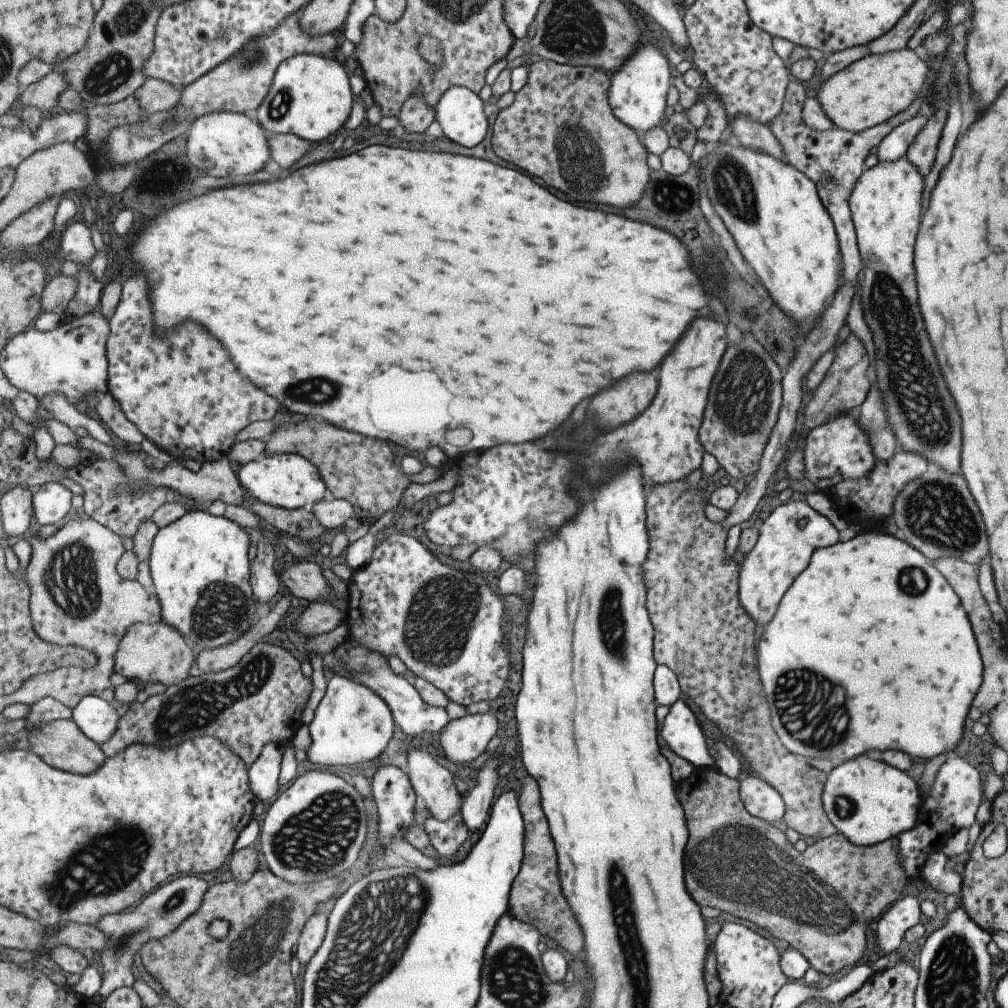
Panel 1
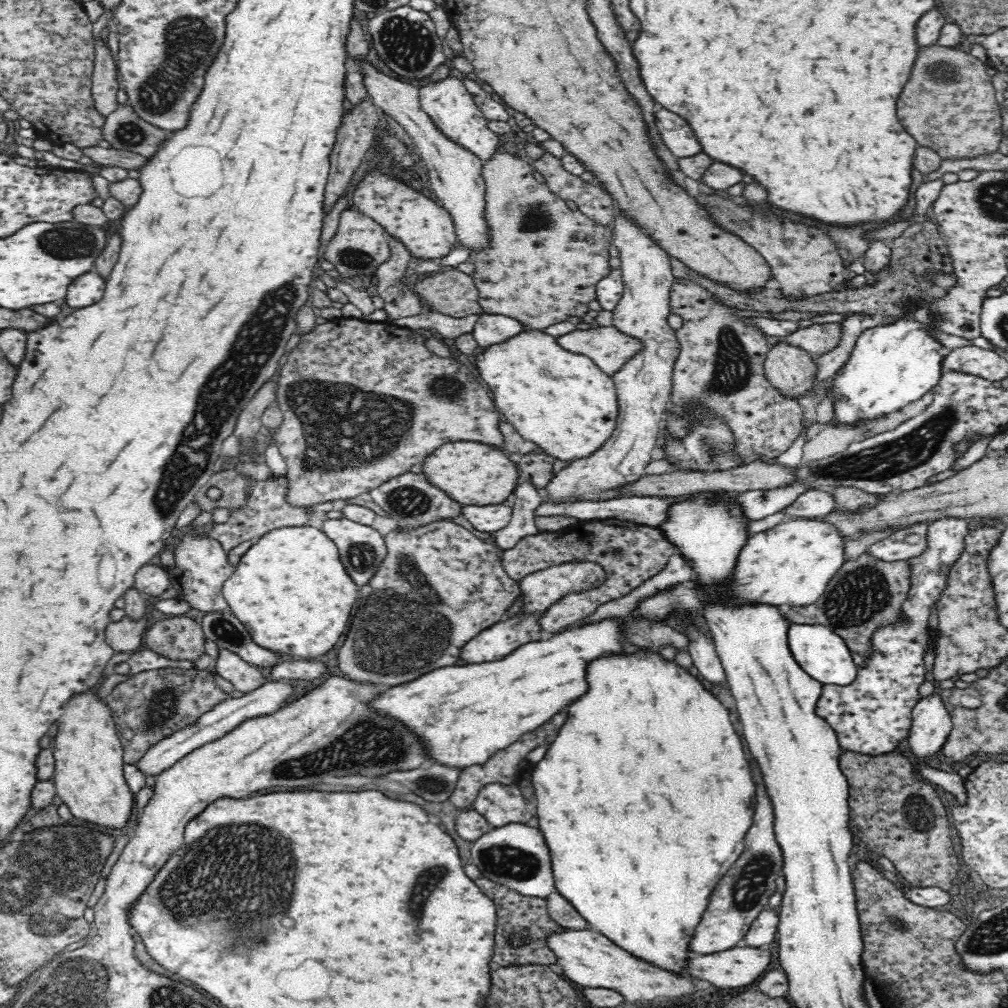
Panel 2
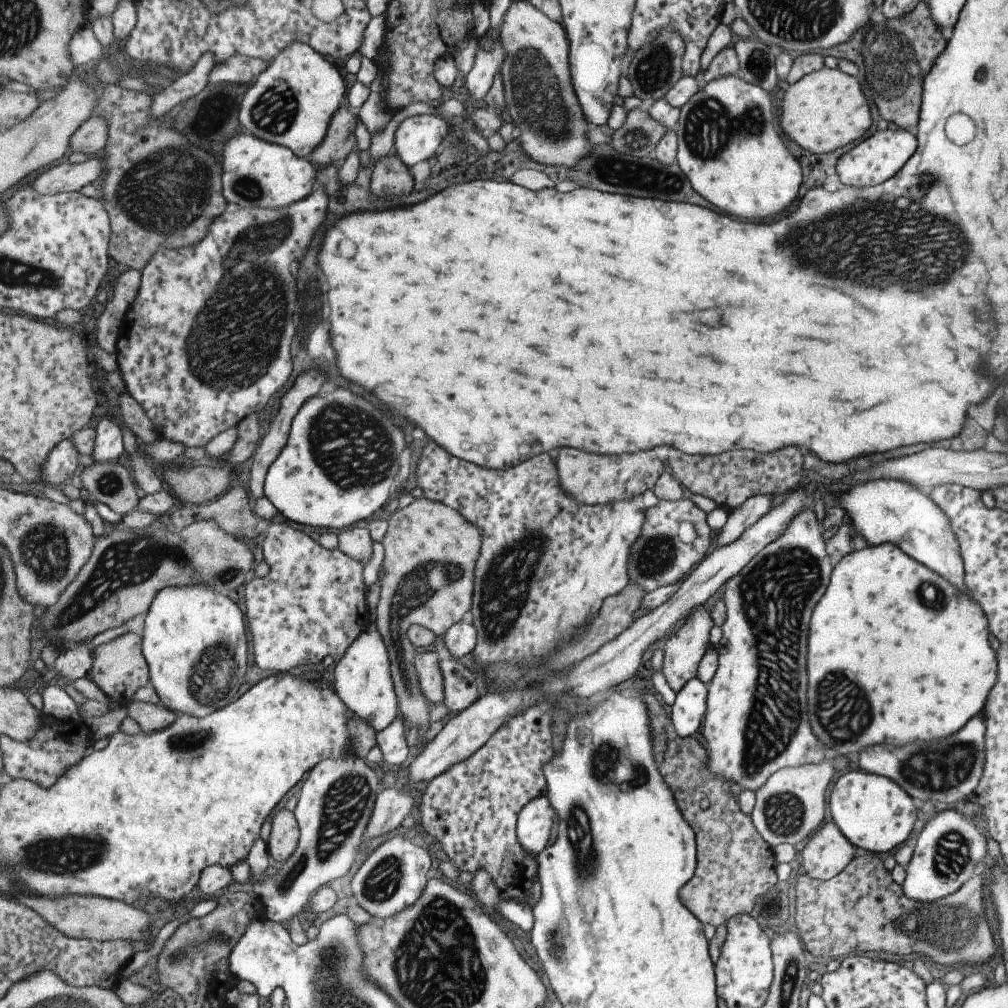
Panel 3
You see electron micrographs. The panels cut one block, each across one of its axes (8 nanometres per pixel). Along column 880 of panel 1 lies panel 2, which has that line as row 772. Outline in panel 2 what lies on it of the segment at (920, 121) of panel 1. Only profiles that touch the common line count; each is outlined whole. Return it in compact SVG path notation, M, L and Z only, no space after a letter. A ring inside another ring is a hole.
M268 680L264 686L260 686L258 690L250 692L250 694L242 694L236 698L228 698L222 704L214 706L210 712L202 714L194 724L174 732L168 738L162 738L154 748L150 748L150 752L146 752L142 756L142 760L136 764L140 768L140 772L144 772L146 776L160 776L164 770L172 768L178 760L182 760L184 756L188 756L190 752L194 752L196 748L214 742L218 738L222 738L224 734L230 734L234 728L238 728L242 722L246 720L254 720L256 716L266 716L266 714L274 714L276 710L280 710L282 706L286 706L288 696L294 692L292 684L288 680Z

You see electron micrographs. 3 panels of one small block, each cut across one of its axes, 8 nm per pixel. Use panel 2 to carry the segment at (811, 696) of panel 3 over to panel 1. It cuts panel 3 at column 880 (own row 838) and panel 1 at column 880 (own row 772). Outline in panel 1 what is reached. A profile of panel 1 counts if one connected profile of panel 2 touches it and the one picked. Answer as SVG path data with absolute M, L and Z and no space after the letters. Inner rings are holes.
M879 532L857 534L853 540L837 542L831 548L815 550L807 568L793 580L793 586L789 586L789 590L783 594L773 620L759 630L757 638L757 672L771 714L771 726L789 752L803 756L849 760L869 750L895 750L921 760L931 760L945 752L951 752L953 756L953 748L961 742L963 736L967 710L969 706L973 706L973 700L979 694L983 682L983 662L971 622L949 582L919 550L915 550L907 542ZM787 672L791 672L791 678L785 678ZM825 682L829 684L829 688L825 688Z

